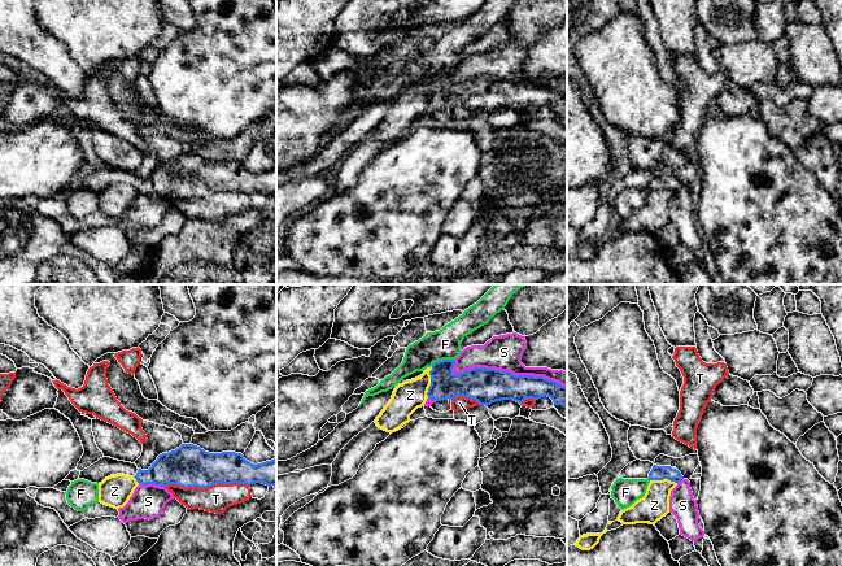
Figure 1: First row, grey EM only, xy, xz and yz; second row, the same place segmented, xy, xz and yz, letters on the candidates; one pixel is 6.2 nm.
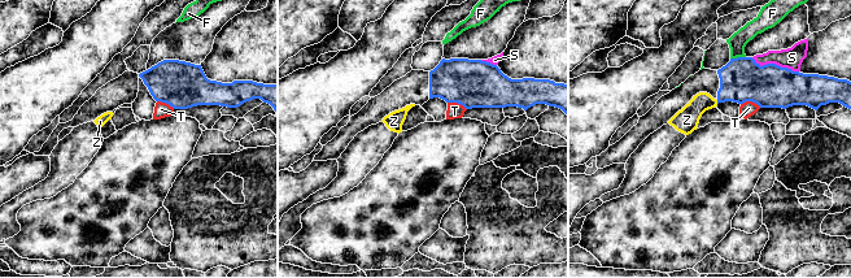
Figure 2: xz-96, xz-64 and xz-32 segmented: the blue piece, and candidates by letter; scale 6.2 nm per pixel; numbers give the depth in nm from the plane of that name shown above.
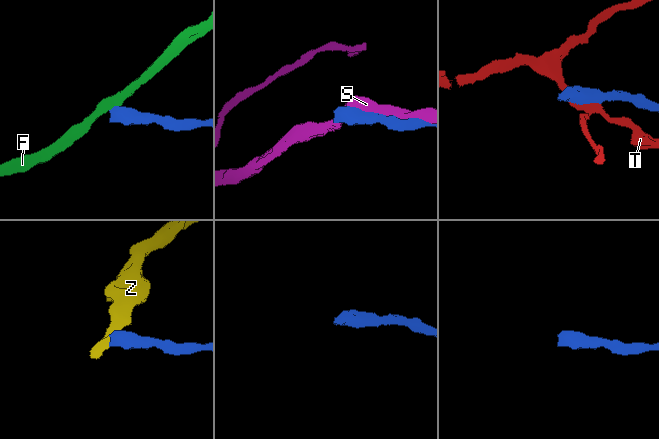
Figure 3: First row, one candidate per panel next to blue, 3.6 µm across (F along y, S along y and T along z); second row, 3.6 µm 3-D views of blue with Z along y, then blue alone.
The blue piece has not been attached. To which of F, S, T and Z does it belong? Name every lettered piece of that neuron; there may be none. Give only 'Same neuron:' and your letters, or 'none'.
Same neuron: none

